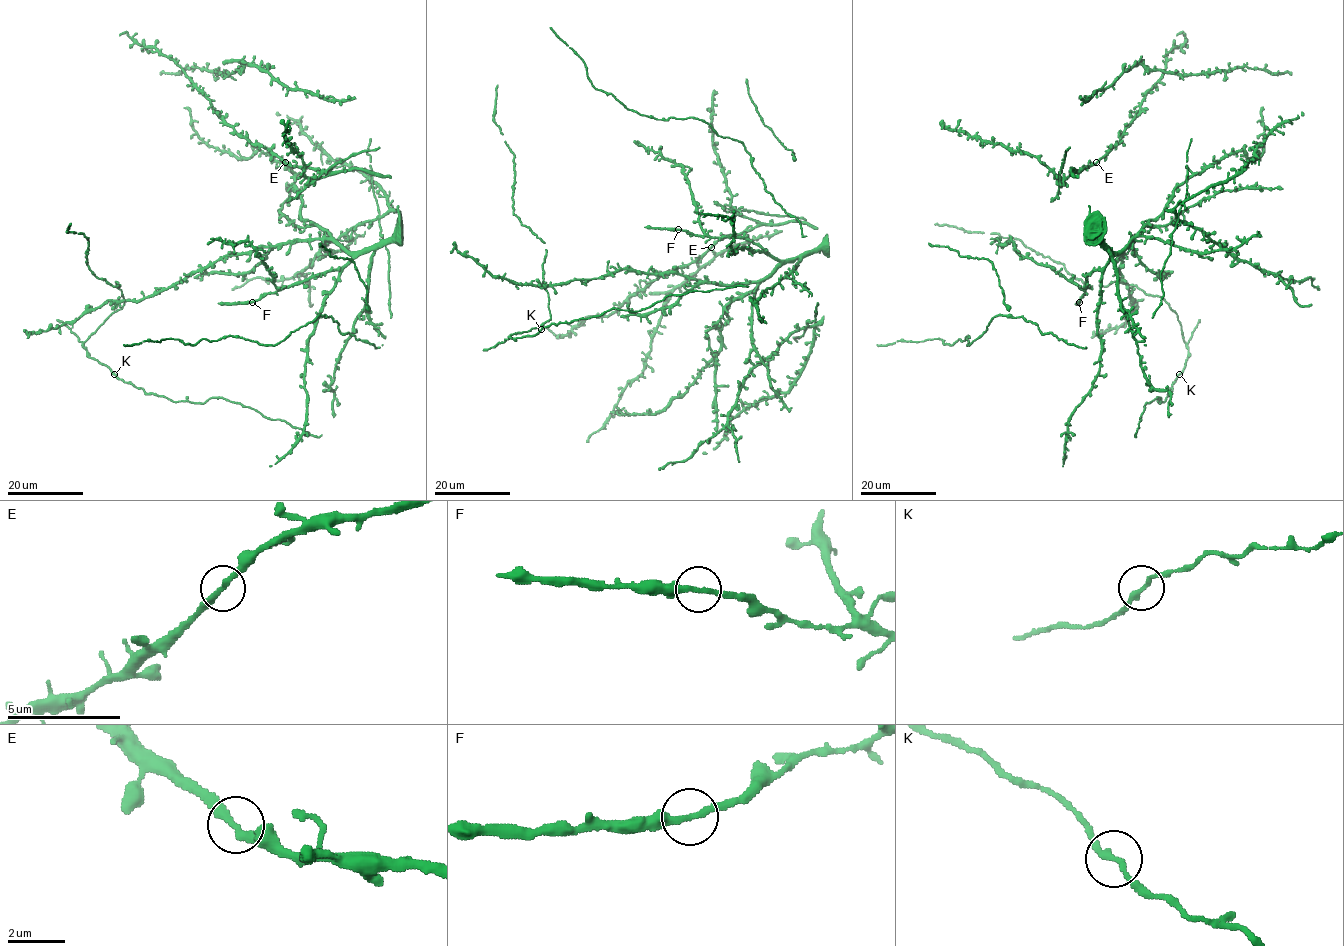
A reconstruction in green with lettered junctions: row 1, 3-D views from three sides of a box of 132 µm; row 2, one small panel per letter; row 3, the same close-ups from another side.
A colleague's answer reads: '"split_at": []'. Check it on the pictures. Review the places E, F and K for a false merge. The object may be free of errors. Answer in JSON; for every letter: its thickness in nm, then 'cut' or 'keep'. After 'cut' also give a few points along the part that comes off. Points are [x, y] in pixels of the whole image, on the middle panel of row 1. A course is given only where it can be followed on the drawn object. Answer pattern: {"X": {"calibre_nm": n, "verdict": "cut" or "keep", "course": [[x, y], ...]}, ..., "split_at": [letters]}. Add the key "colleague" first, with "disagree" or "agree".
{"colleague": "agree", "E": {"calibre_nm": 260, "verdict": "keep"}, "F": {"calibre_nm": 240, "verdict": "keep"}, "K": {"calibre_nm": 200, "verdict": "keep"}, "split_at": []}

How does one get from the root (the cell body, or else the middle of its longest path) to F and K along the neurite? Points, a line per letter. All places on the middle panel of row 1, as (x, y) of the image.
F: (752, 282), (761, 282), (779, 261), (744, 238), (690, 235), (679, 229)
K: (752, 282), (715, 284), (675, 273), (619, 269), (554, 284), (550, 319), (510, 337), (534, 336), (540, 329)

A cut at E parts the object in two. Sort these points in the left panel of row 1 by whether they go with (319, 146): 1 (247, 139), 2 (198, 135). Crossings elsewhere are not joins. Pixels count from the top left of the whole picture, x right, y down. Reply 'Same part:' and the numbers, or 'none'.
Same part: 2

